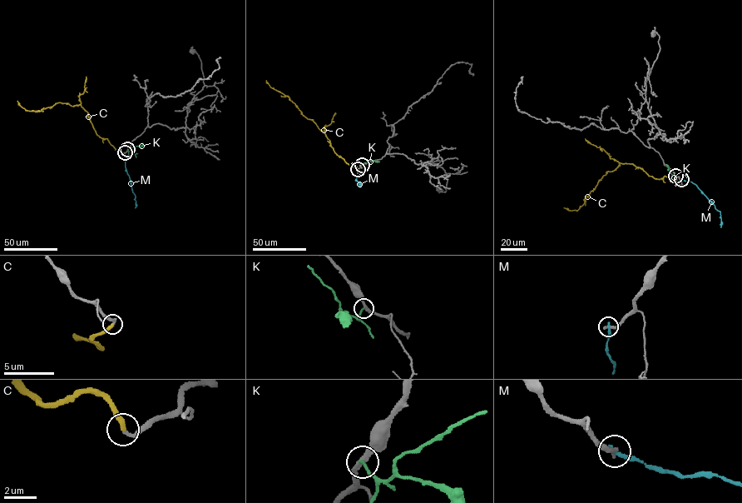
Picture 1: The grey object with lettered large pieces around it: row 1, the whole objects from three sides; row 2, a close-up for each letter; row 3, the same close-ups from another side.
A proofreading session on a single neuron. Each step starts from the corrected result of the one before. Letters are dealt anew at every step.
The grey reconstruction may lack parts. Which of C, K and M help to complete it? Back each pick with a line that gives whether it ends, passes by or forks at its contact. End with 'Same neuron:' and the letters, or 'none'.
C: It ends there
Same neuron: C

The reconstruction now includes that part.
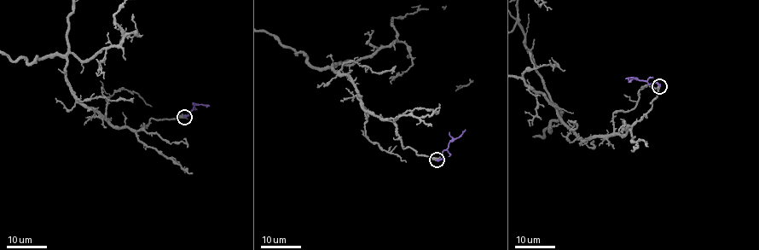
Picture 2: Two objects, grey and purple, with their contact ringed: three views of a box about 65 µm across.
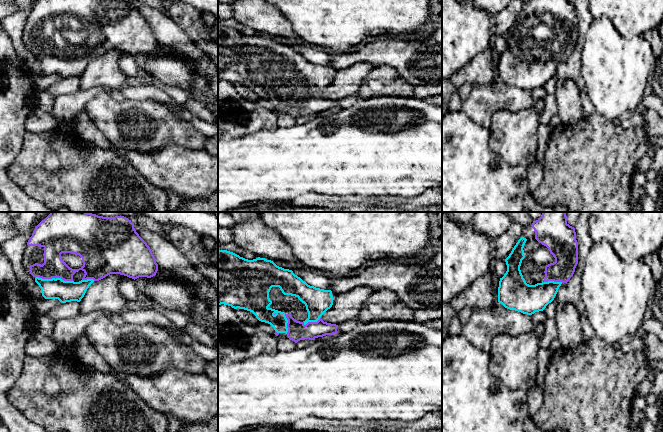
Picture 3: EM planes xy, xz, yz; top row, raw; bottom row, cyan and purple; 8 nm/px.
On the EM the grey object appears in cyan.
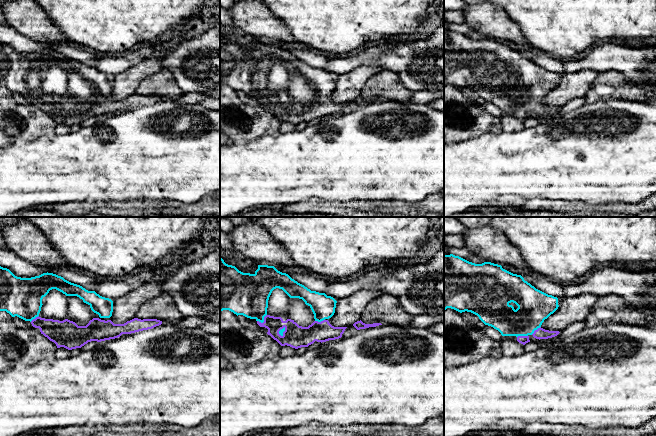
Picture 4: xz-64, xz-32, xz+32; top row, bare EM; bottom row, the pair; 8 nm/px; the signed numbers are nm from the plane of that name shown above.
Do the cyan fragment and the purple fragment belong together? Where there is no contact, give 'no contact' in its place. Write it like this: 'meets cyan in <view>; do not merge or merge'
meets cyan in xy; merge

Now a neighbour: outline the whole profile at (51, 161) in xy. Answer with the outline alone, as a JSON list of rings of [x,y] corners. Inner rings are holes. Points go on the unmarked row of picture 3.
[[[50,151],[44,158],[44,169],[49,172],[57,171],[60,168],[58,155]]]

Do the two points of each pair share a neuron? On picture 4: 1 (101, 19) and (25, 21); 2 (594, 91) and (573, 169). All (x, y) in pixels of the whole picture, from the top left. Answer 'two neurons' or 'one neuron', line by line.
1: two neurons
2: two neurons

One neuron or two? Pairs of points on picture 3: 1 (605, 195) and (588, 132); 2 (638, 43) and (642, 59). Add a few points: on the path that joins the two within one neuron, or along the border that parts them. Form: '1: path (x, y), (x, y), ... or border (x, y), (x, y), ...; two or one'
1: path (593, 179), (591, 175), (591, 148); one
2: path (638, 47), (638, 55); one

